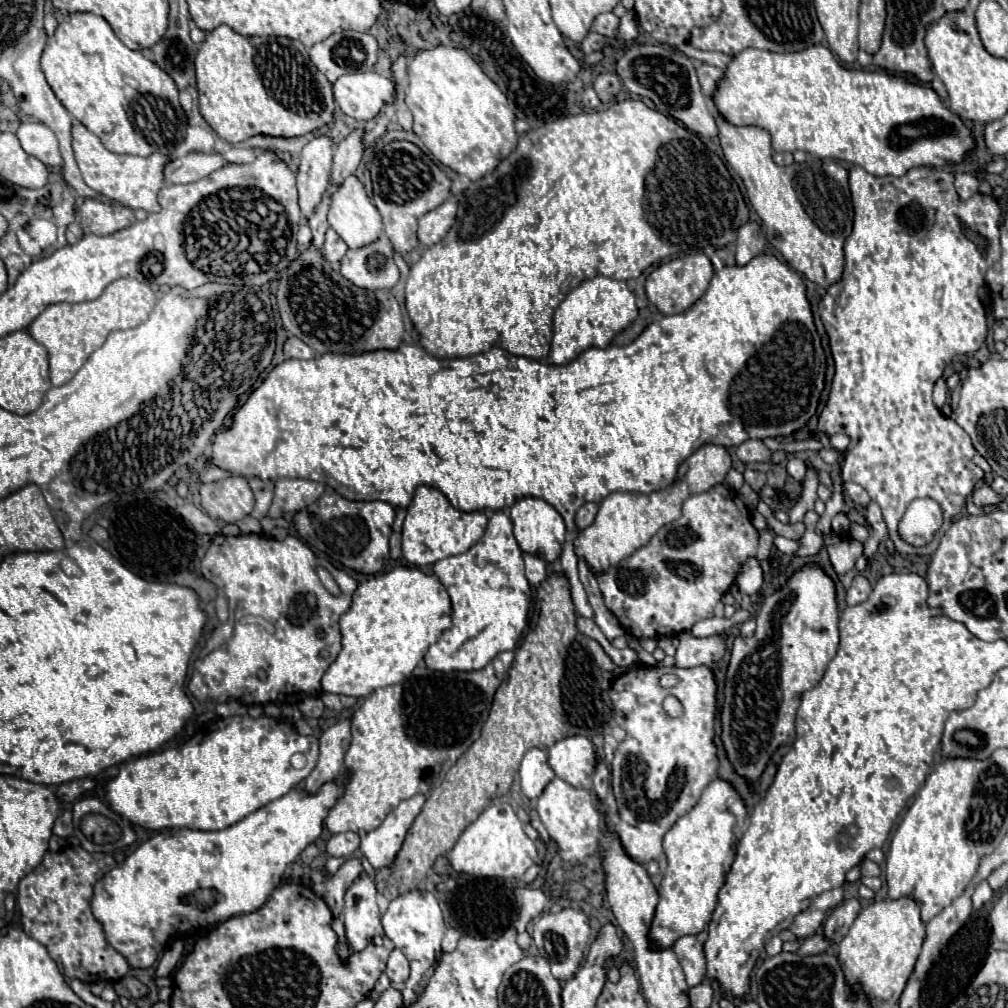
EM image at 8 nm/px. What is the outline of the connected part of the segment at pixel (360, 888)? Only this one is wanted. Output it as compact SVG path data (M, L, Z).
M362 873L346 891L346 903L340 917L346 925L346 939L352 951L362 951L380 929L376 897L376 885L366 873Z

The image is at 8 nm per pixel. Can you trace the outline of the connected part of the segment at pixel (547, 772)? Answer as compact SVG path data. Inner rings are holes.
M532 747L526 751L520 765L520 787L528 799L540 797L544 787L554 779L554 771L548 765L548 755L544 749Z

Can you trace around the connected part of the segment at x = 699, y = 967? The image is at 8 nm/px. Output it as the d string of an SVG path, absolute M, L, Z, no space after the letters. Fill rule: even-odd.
M684 935L674 945L672 951L678 955L680 965L686 973L686 981L690 987L700 985L706 979L706 959L702 951L702 943L696 935Z

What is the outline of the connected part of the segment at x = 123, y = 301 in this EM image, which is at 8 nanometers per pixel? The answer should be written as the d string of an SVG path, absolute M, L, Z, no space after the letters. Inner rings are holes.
M116 279L94 301L84 303L56 303L48 305L28 327L28 333L48 349L50 381L54 387L64 385L82 367L82 363L96 351L104 339L118 329L132 329L144 323L154 309L156 295L148 283L136 279Z

